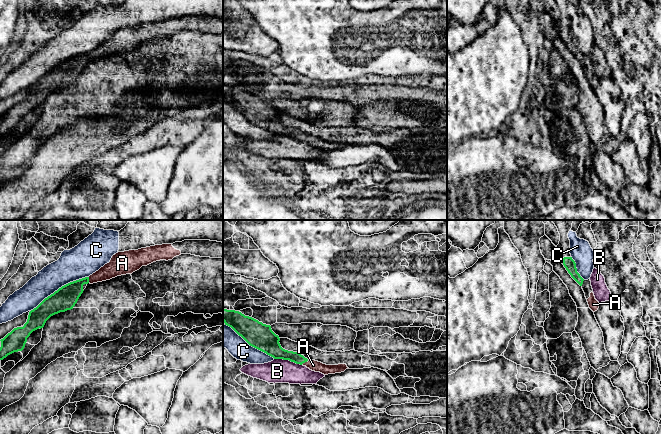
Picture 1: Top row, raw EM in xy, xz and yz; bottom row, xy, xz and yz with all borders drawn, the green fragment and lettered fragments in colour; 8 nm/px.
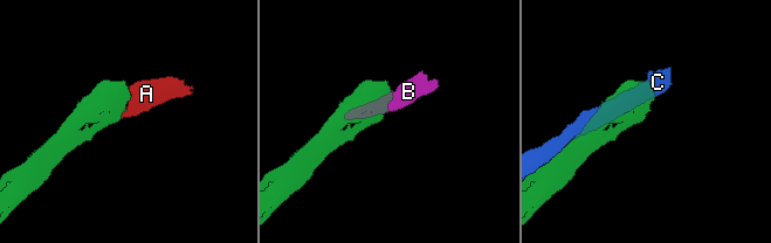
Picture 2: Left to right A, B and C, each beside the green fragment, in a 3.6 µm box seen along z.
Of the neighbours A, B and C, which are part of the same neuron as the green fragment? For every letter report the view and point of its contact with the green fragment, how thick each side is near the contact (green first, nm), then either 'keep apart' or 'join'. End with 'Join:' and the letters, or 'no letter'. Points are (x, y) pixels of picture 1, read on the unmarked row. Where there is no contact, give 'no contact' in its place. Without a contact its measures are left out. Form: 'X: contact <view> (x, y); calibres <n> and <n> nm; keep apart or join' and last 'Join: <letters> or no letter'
A: contact xy (88, 56); calibres 190 and 140 nm; join
B: contact xz (288, 135); calibres 190 and 190 nm; keep apart
C: contact xy (59, 64); calibres 190 and 260 nm; keep apart
Join: A

